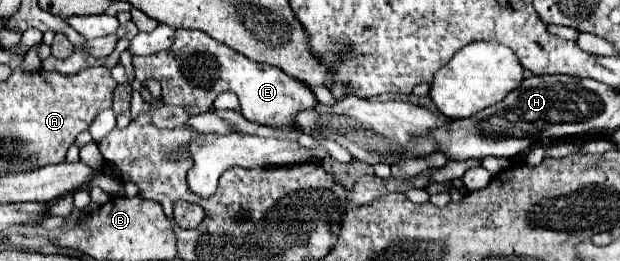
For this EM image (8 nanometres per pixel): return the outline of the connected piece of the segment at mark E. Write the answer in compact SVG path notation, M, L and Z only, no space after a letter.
M176 30L174 44L166 52L150 56L134 56L132 59L136 80L154 78L162 86L162 102L188 106L192 114L202 114L212 108L212 102L222 92L234 92L240 100L240 112L246 120L280 126L294 124L294 116L300 110L312 108L316 104L310 88L284 74L280 68L270 64L260 64L238 54L224 42L218 42L198 30Z

